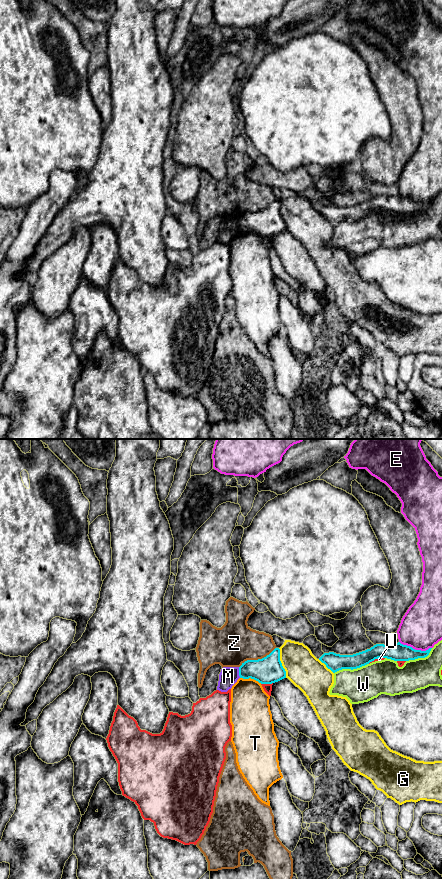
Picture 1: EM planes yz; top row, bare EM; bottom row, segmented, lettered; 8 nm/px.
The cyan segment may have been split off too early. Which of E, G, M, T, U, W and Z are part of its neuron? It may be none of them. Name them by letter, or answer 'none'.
none

